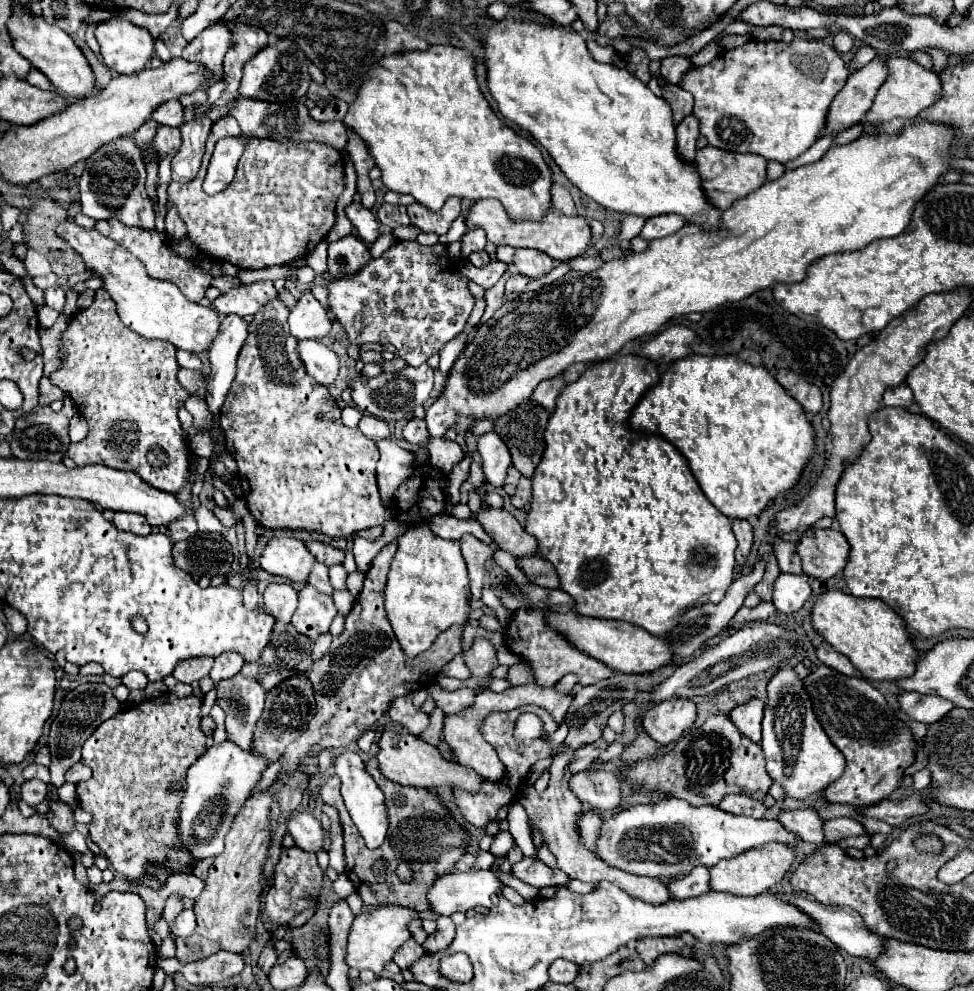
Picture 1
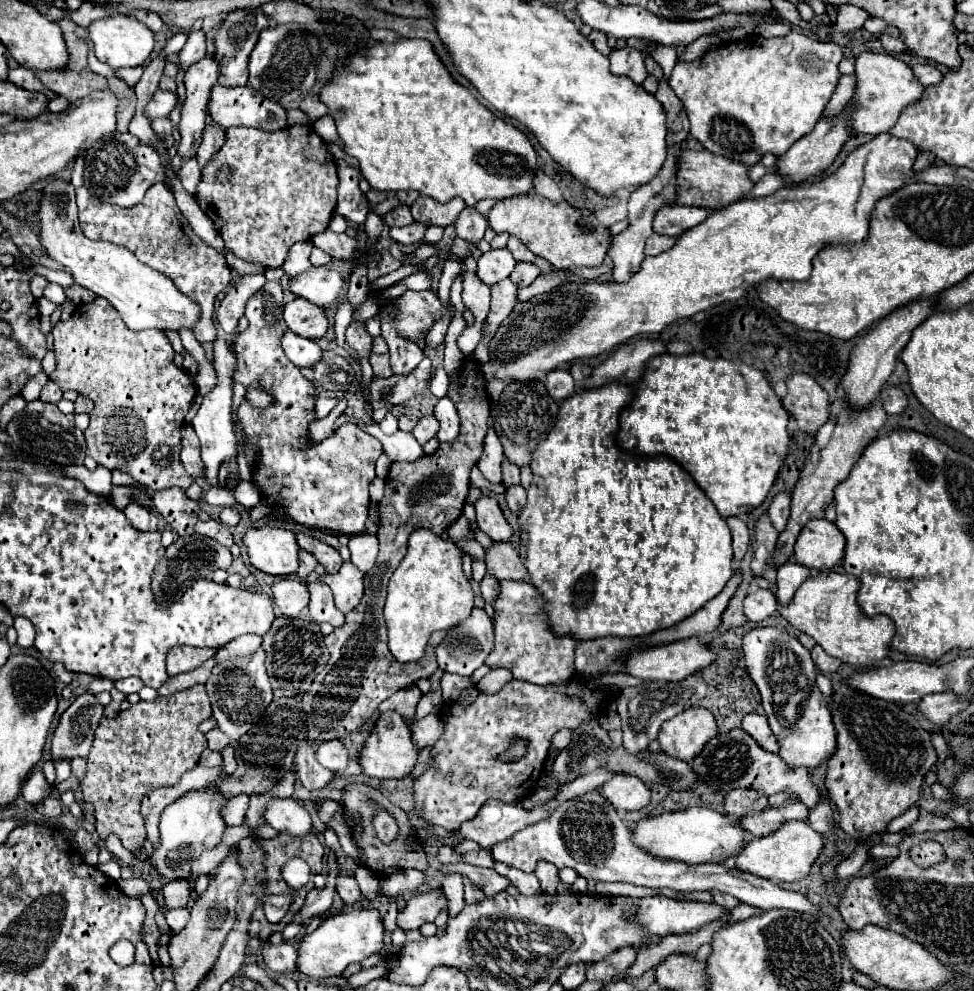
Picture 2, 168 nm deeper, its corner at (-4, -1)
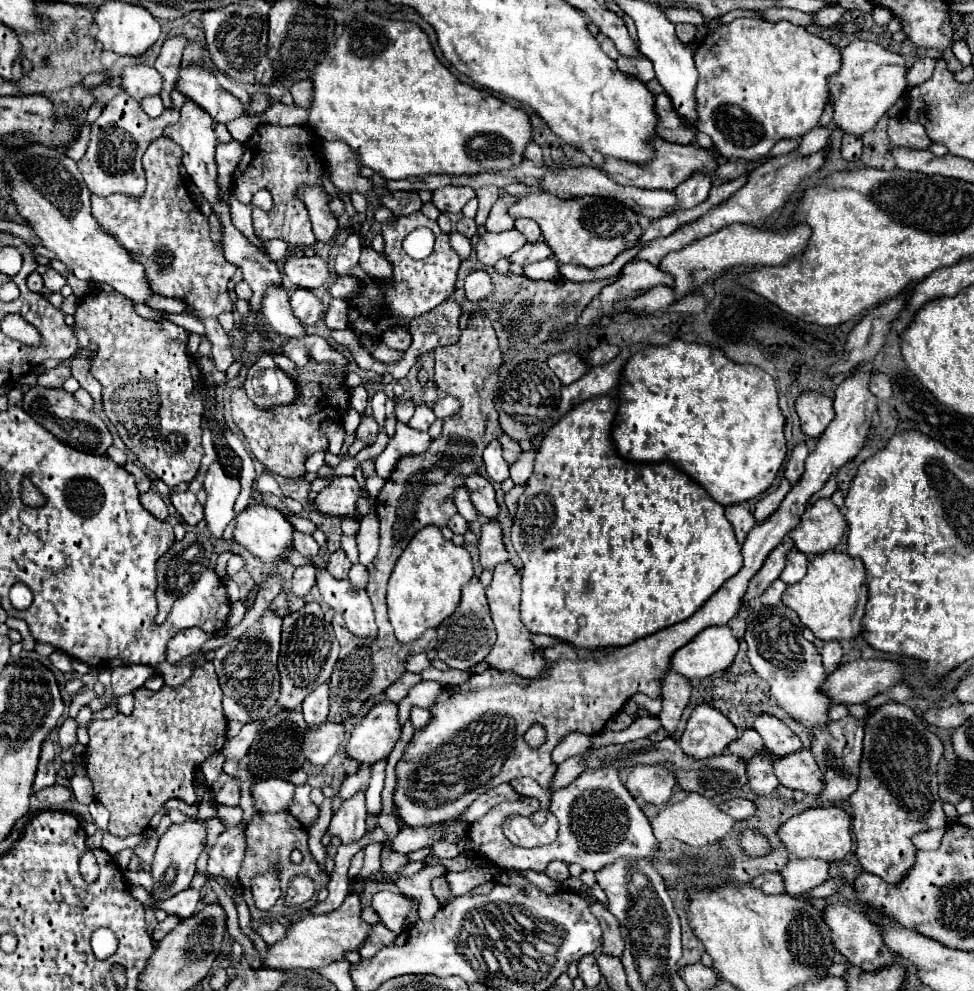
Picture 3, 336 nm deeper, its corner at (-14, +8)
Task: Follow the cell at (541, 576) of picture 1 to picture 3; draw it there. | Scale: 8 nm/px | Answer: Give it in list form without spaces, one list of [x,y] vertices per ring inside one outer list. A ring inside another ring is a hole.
[[[490,520],[480,526],[480,564],[482,568],[494,570],[496,564],[508,560],[508,552],[502,544],[502,530],[496,520]]]

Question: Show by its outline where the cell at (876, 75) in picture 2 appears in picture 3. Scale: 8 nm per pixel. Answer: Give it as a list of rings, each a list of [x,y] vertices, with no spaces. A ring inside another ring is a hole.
[[[854,40],[842,48],[842,66],[828,80],[828,102],[832,104],[832,122],[846,134],[862,136],[890,110],[890,106],[906,92],[906,66],[900,54],[882,48],[876,42]]]

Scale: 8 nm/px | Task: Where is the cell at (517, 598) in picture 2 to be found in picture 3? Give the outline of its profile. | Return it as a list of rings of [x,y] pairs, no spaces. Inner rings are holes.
[[[502,562],[494,568],[494,578],[486,588],[486,598],[492,614],[492,622],[496,628],[496,642],[490,648],[484,662],[496,670],[508,670],[520,674],[524,678],[536,678],[544,672],[544,656],[540,656],[538,648],[530,642],[530,632],[520,620],[520,570],[516,570],[510,562]]]

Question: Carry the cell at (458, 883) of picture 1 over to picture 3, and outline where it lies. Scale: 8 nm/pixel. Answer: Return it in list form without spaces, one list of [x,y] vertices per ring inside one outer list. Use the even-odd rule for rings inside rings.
[[[378,892],[372,898],[372,910],[378,914],[380,924],[384,924],[388,930],[394,934],[400,934],[404,928],[404,920],[408,910],[414,906],[418,908],[418,902],[410,902],[402,894],[392,894],[392,892]]]

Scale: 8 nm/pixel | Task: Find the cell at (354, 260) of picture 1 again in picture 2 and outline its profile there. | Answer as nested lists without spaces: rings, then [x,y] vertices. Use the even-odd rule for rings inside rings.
[[[330,229],[314,235],[312,243],[316,247],[320,247],[322,251],[326,251],[332,259],[338,259],[338,261],[350,261],[356,253],[356,247],[358,247],[358,241],[354,237],[336,235]]]

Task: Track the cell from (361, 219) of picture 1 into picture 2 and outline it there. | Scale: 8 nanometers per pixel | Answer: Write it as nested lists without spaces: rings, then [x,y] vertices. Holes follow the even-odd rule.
[[[338,159],[336,167],[338,167],[338,177],[340,177],[336,213],[340,213],[344,219],[348,219],[352,223],[362,225],[368,215],[368,205],[358,187],[360,171],[356,167],[348,165],[344,159]]]

